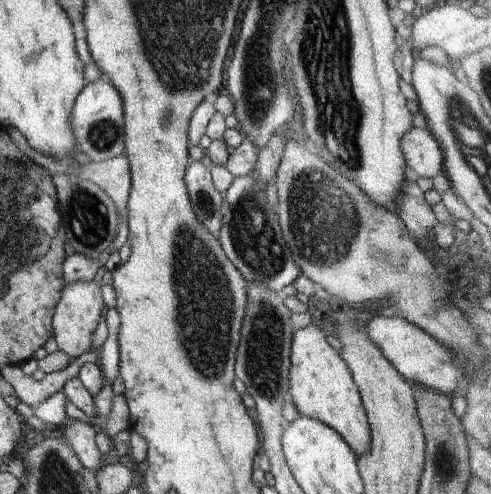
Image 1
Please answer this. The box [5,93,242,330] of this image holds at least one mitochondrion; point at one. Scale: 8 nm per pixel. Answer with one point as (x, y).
(87, 218)

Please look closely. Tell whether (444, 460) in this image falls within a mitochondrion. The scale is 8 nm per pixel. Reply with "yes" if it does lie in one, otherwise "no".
yes

